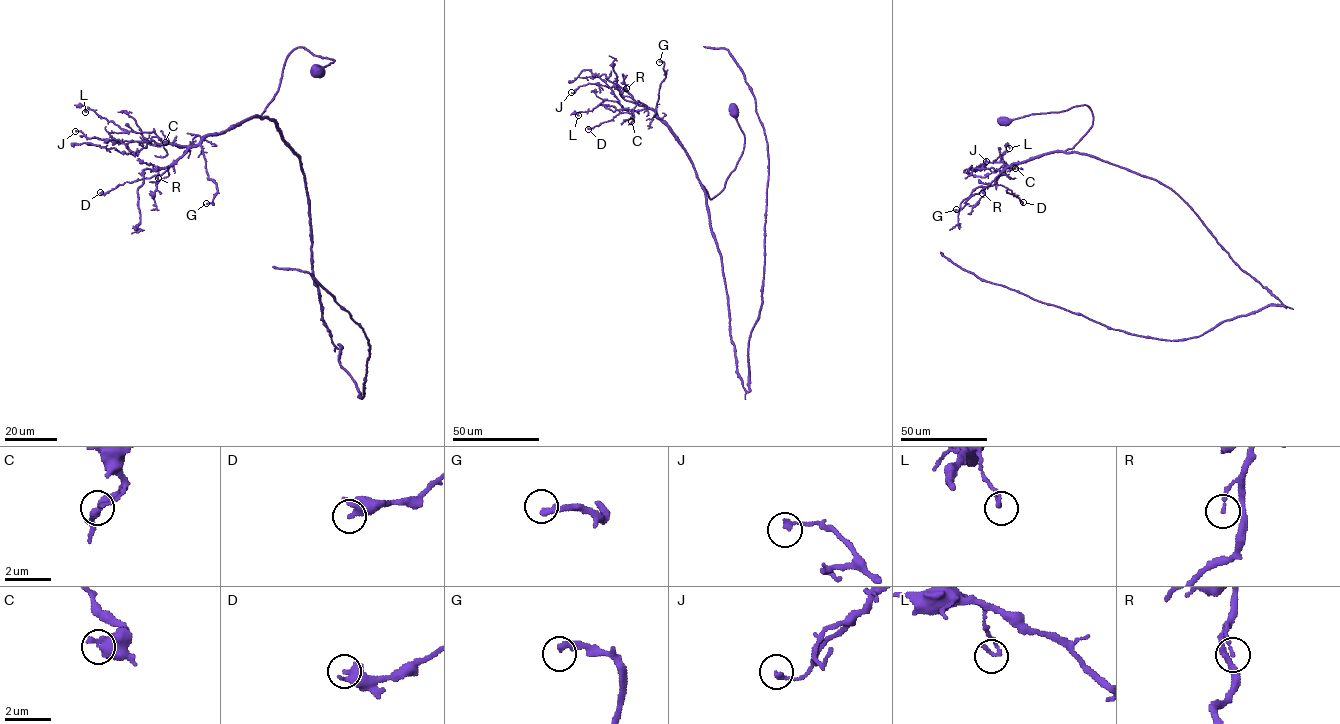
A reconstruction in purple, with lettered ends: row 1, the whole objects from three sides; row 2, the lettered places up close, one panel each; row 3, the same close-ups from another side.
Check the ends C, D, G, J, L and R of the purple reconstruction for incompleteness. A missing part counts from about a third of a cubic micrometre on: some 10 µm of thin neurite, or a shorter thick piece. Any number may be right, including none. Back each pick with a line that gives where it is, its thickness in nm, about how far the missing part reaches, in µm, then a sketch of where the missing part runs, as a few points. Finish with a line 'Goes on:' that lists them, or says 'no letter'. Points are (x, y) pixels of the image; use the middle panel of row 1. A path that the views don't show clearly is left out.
G: place (659, 62); calibre 280 nm; missing 60 µm
Goes on: G

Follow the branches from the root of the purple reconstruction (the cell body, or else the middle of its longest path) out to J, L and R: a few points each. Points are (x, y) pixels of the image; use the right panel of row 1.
J: (1005, 120), (1083, 105), (1093, 114), (1092, 126), (1072, 148), (1014, 163), (1002, 171), (977, 167), (986, 161)
L: (1005, 120), (1083, 105), (1093, 114), (1092, 126), (1072, 148), (1003, 172), (1004, 164), (994, 161), (1009, 148)
R: (1005, 120), (1030, 114), (1064, 111), (1083, 105), (1093, 114), (1092, 126), (1072, 148), (1014, 163), (982, 193)

